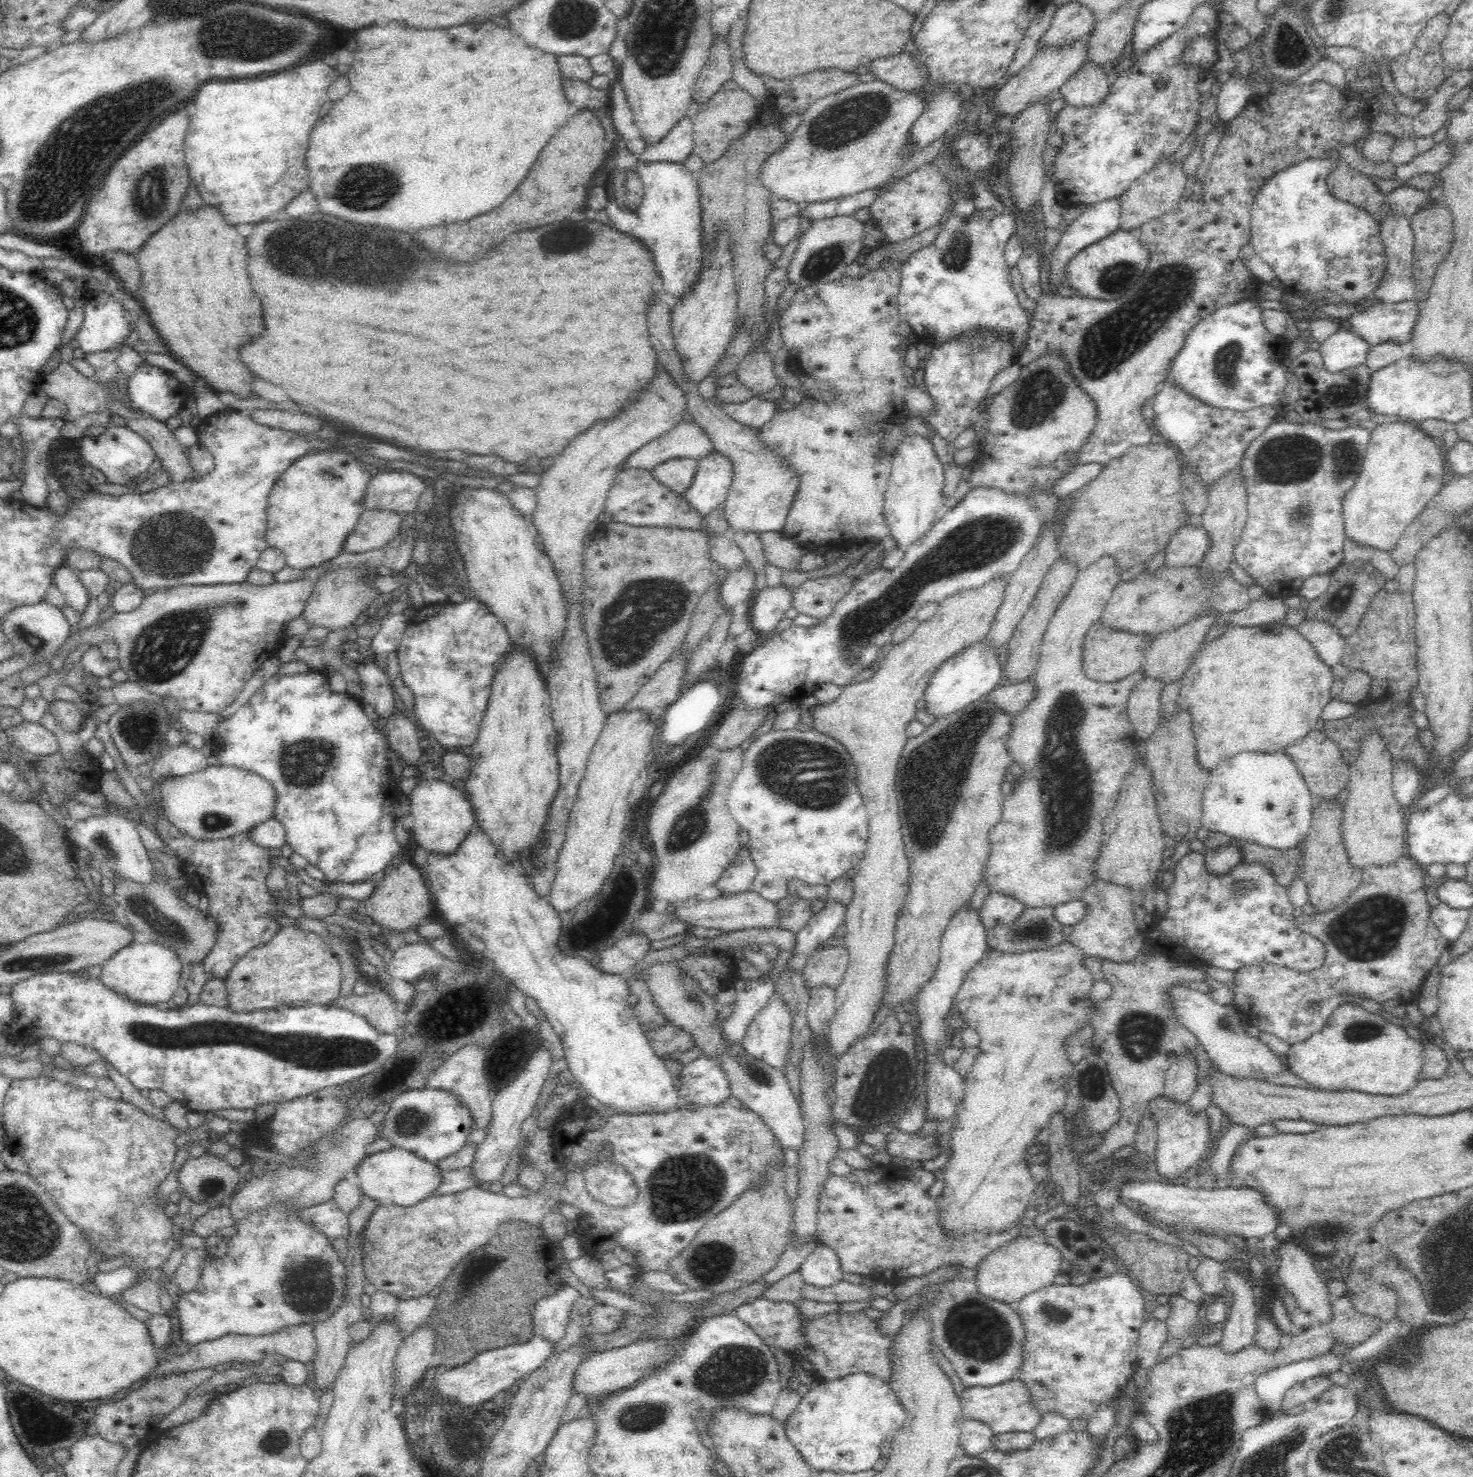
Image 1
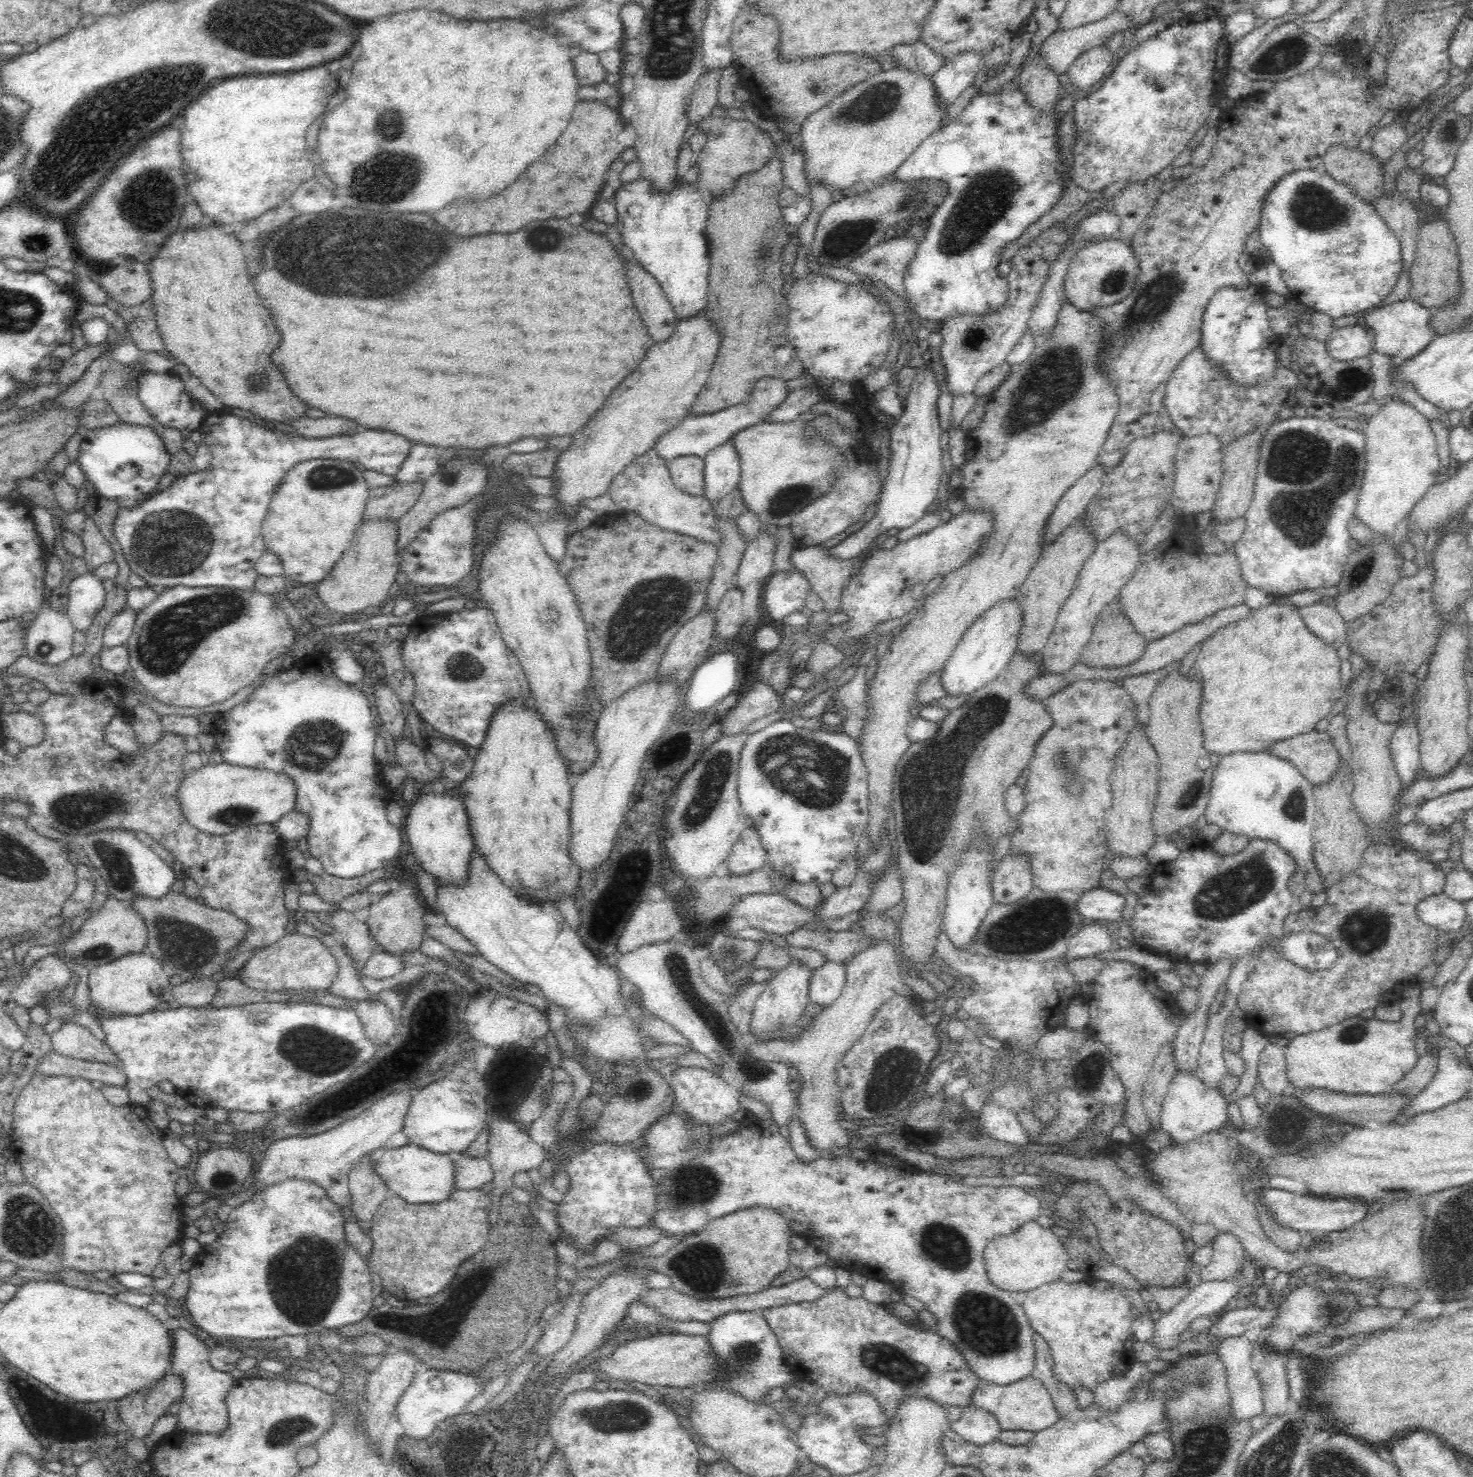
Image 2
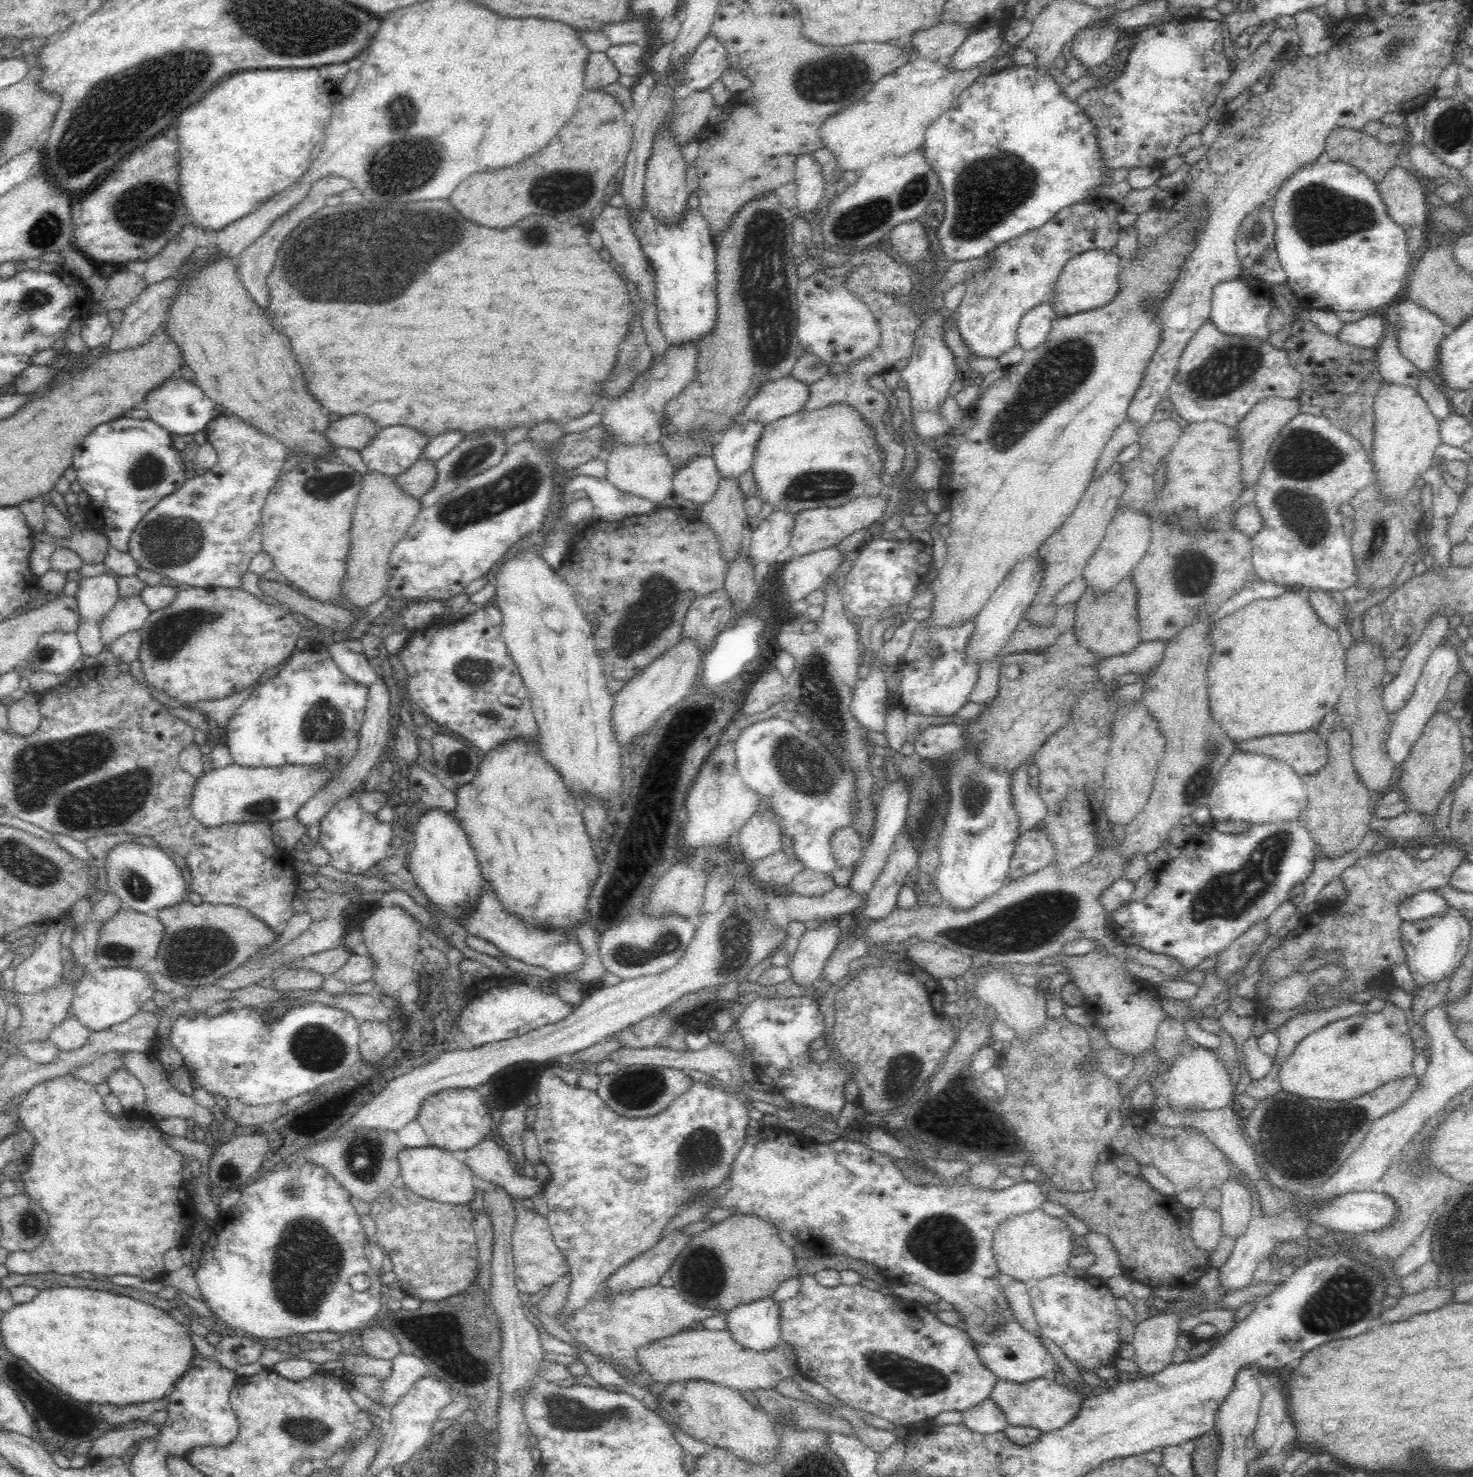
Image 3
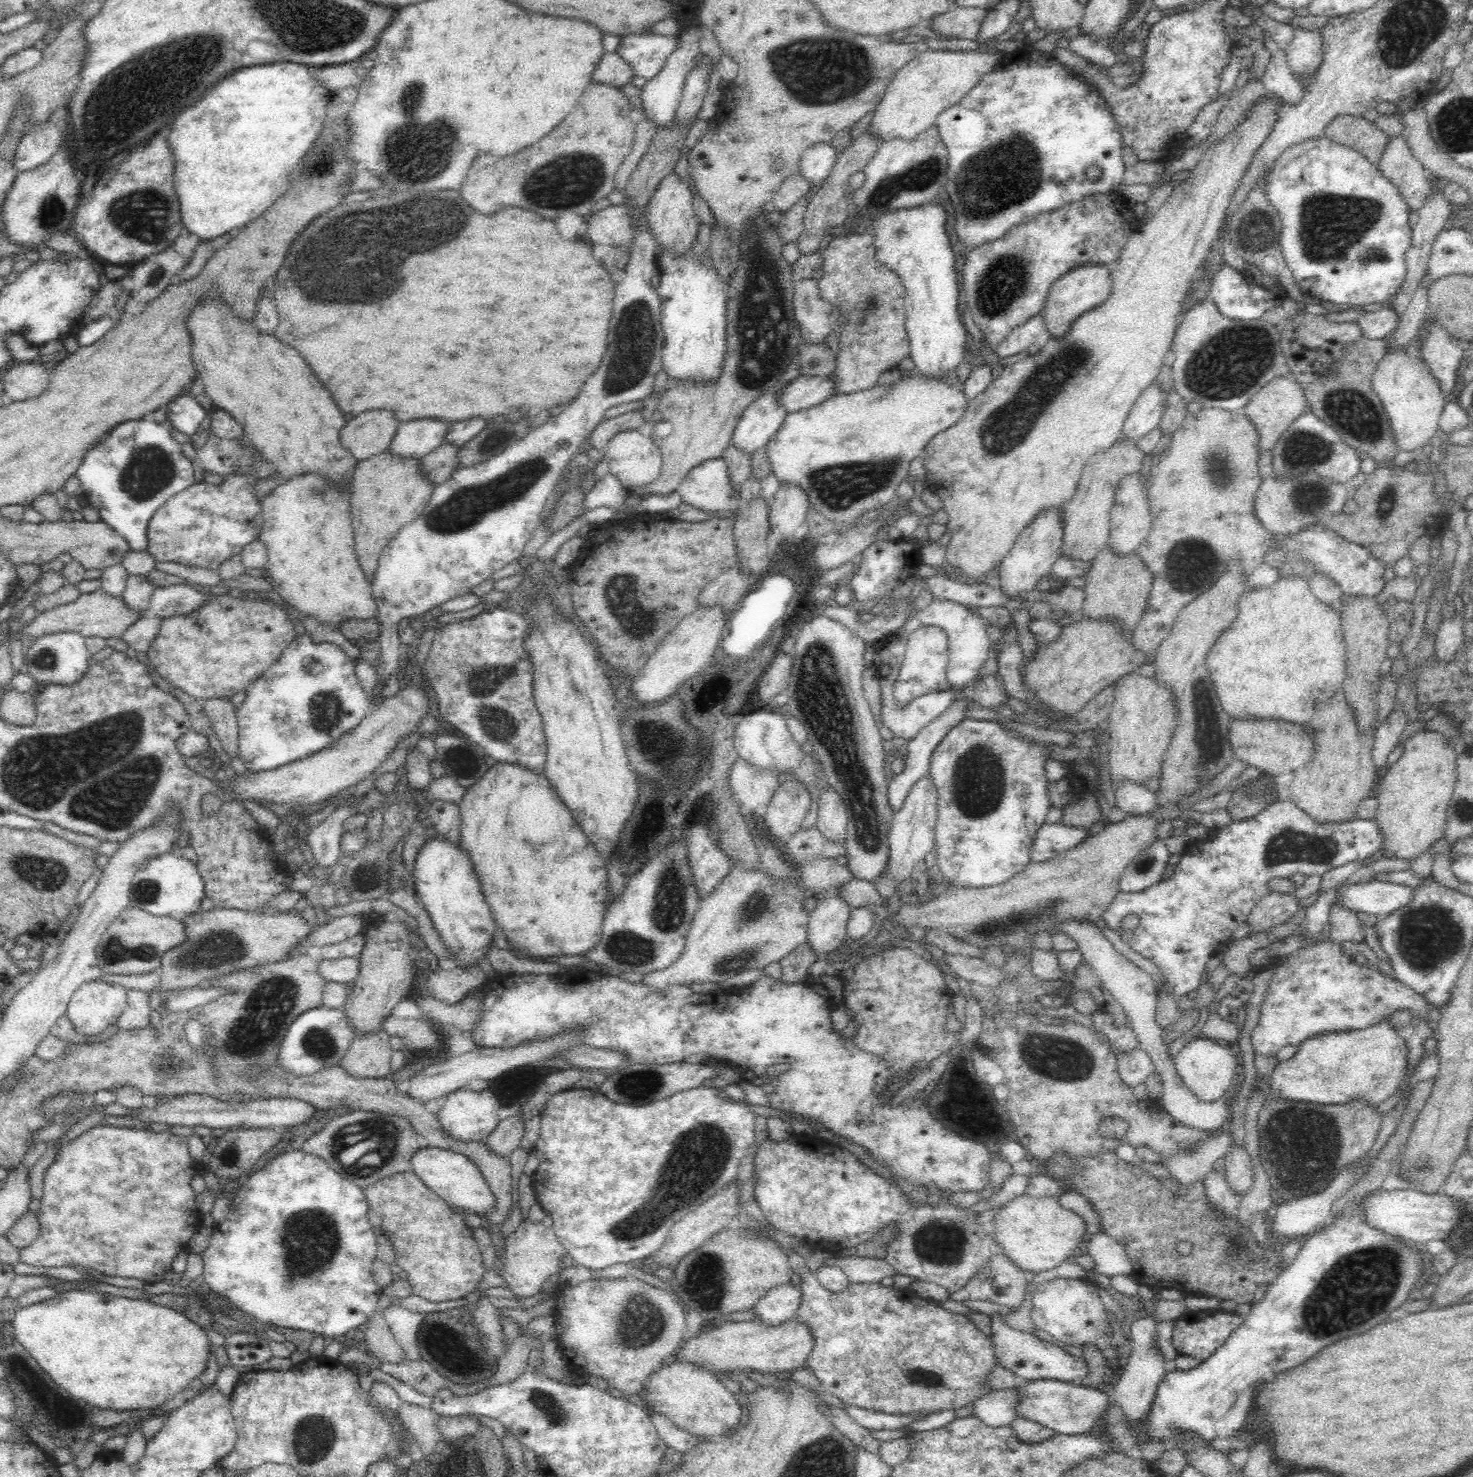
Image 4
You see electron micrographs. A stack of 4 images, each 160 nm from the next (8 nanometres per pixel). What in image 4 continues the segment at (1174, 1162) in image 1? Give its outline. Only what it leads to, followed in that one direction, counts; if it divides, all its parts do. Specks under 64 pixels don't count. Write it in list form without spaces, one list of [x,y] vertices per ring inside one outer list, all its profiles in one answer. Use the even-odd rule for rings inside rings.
[[[1204,1036],[1194,1037],[1187,1042],[1174,1057],[1178,1076],[1184,1084],[1202,1101],[1214,1102],[1232,1089],[1234,1074],[1240,1070],[1241,1060],[1231,1044],[1210,1040]]]

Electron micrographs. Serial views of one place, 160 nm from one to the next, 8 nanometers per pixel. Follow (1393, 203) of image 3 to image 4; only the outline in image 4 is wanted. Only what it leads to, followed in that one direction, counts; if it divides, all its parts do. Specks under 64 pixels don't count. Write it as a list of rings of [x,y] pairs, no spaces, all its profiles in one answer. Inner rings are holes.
[[[1403,135],[1388,138],[1378,168],[1399,190],[1410,211],[1419,211],[1424,206],[1430,183],[1425,168],[1413,157]]]

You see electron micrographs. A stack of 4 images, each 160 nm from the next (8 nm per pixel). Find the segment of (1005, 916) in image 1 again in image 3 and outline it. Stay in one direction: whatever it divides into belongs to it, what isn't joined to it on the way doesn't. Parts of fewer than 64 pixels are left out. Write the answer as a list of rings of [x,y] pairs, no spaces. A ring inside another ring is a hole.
[[[1040,828],[1024,831],[1015,842],[1011,856],[1010,880],[1035,874],[1053,862],[1055,848],[1048,835]]]

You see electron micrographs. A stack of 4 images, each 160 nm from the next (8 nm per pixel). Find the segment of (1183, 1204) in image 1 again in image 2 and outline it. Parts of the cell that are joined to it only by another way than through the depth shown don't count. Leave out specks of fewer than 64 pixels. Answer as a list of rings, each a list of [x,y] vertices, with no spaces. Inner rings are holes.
[[[1267,1186],[1261,1192],[1262,1204],[1265,1204],[1266,1208],[1271,1210],[1274,1219],[1278,1222],[1278,1225],[1284,1225],[1298,1232],[1306,1231],[1318,1231],[1320,1236],[1326,1236],[1326,1234],[1340,1232],[1340,1230],[1346,1230],[1350,1228],[1350,1224],[1361,1224],[1362,1220],[1366,1218],[1368,1214],[1368,1207],[1370,1203],[1363,1200],[1352,1200],[1352,1198],[1332,1198],[1326,1196],[1312,1196],[1311,1194],[1295,1194],[1290,1191],[1281,1190]]]

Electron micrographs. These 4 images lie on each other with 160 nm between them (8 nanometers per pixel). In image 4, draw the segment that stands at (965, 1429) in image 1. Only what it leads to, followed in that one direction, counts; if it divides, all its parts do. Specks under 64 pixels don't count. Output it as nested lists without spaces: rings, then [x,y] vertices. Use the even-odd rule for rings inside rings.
[[[1018,1389],[990,1391],[973,1406],[973,1415],[981,1418],[986,1426],[1008,1426],[1016,1416],[1021,1393]]]

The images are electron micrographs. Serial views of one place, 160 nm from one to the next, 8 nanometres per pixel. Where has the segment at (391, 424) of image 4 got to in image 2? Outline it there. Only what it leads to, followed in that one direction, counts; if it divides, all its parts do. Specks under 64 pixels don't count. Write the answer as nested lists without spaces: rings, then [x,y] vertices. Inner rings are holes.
[[[340,416],[334,418],[310,418],[298,417],[291,422],[292,428],[303,437],[326,438],[336,435],[344,435],[344,428],[354,428],[354,420],[344,420]]]

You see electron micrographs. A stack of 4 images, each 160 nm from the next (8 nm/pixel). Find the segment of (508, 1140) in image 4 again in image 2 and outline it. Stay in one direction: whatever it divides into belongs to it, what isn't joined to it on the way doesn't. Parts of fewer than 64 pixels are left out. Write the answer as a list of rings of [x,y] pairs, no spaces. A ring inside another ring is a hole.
[[[463,1153],[453,1158],[456,1189],[480,1189],[493,1180],[494,1171],[487,1157],[474,1158]]]

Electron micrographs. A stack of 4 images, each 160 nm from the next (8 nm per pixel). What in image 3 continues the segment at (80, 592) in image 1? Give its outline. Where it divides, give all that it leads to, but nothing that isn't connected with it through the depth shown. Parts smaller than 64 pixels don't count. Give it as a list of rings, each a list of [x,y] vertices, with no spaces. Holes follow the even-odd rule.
[[[108,572],[100,576],[82,577],[78,581],[75,597],[81,621],[75,633],[83,654],[96,657],[104,650],[100,640],[100,624],[118,602],[118,585],[115,576]]]

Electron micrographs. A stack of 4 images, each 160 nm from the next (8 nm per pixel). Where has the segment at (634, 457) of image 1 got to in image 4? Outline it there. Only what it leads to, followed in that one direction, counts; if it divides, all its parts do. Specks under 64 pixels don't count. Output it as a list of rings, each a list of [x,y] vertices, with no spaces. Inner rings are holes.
[[[798,375],[785,386],[780,394],[780,405],[788,413],[816,406],[836,395],[833,378],[824,376]]]

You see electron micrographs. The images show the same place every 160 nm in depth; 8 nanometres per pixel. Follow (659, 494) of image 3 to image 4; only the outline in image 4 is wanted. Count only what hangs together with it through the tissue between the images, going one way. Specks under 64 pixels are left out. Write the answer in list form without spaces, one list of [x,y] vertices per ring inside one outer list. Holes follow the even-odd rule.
[[[636,430],[617,432],[603,451],[609,472],[630,489],[654,482],[662,468],[662,453],[650,436]]]

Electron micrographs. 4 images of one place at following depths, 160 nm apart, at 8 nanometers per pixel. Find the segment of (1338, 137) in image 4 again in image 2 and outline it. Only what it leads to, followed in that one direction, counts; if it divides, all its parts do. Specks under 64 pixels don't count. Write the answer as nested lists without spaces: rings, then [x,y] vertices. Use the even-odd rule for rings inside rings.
[[[1332,146],[1324,155],[1321,169],[1329,174],[1336,182],[1347,184],[1360,198],[1373,202],[1383,196],[1383,163],[1371,151],[1361,151],[1356,148],[1345,146]]]

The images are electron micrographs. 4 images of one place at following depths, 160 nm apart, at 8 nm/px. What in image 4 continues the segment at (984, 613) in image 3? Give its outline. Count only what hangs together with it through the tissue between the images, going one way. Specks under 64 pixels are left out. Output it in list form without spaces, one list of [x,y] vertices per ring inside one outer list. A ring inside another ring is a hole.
[[[1046,508],[1018,536],[1016,543],[1001,559],[999,568],[999,590],[1009,599],[1014,599],[1020,592],[1035,590],[1040,579],[1045,578],[1056,558],[1058,558],[1064,538],[1061,508]]]

